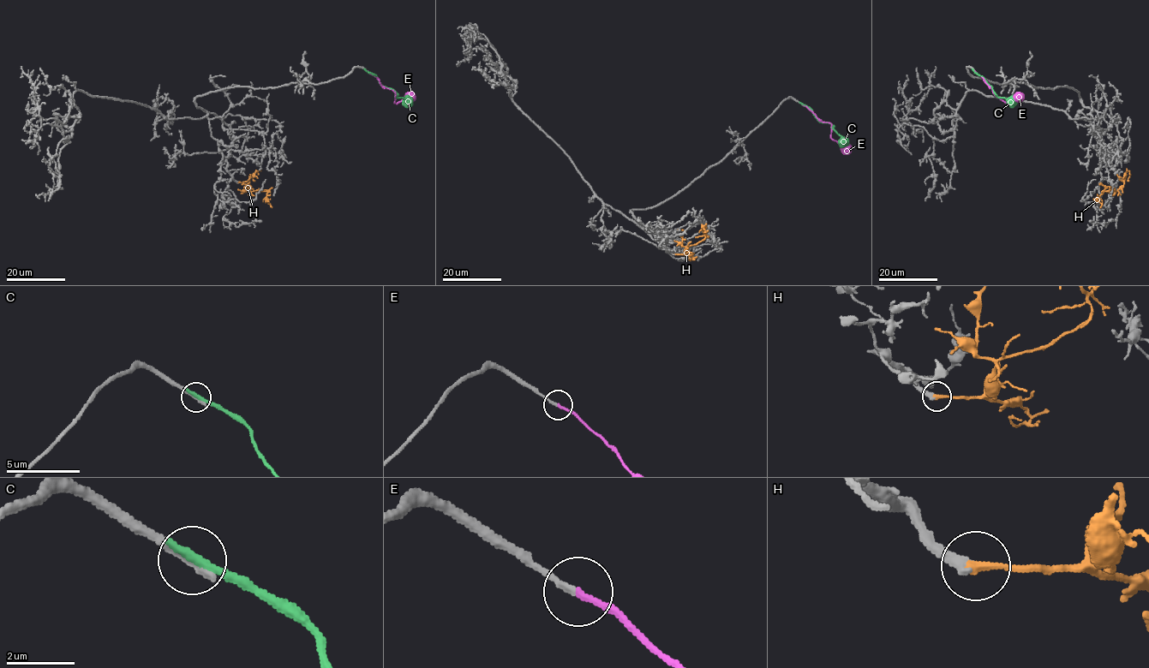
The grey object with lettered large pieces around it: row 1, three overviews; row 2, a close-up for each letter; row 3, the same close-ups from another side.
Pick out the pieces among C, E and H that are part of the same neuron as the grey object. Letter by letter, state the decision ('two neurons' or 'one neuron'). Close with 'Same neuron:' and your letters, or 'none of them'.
C: two neurons
E: two neurons
H: one neuron
Same neuron: H

